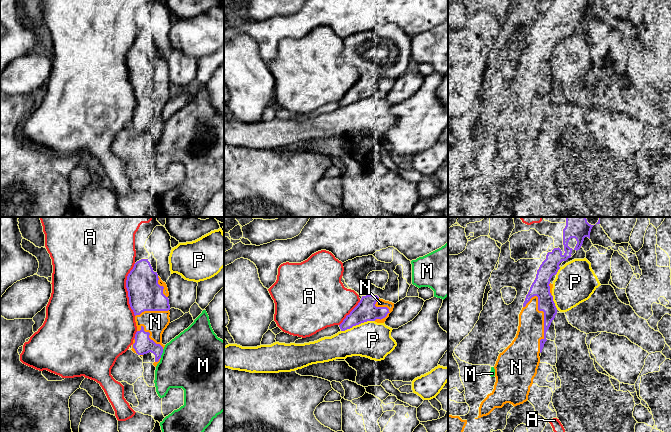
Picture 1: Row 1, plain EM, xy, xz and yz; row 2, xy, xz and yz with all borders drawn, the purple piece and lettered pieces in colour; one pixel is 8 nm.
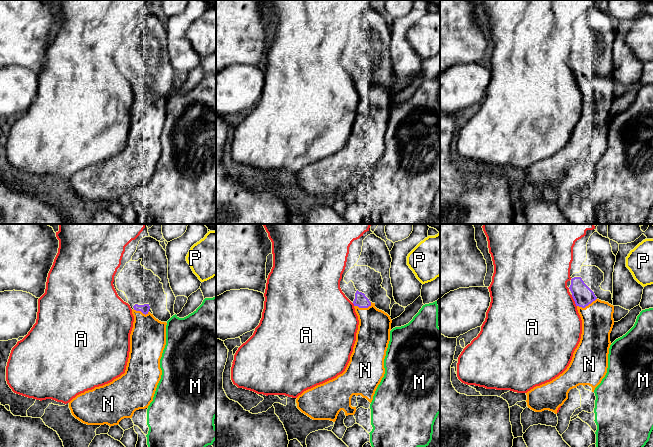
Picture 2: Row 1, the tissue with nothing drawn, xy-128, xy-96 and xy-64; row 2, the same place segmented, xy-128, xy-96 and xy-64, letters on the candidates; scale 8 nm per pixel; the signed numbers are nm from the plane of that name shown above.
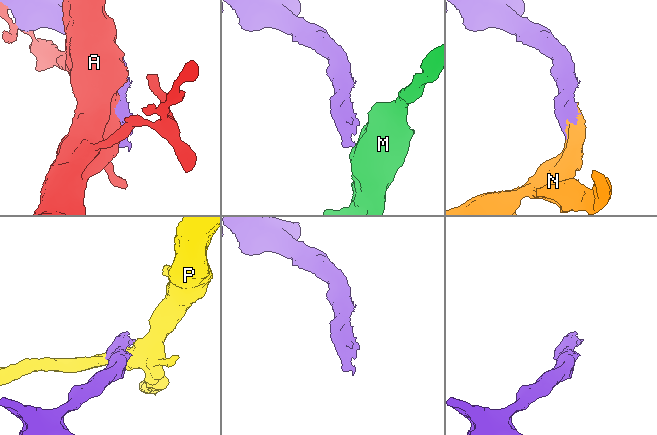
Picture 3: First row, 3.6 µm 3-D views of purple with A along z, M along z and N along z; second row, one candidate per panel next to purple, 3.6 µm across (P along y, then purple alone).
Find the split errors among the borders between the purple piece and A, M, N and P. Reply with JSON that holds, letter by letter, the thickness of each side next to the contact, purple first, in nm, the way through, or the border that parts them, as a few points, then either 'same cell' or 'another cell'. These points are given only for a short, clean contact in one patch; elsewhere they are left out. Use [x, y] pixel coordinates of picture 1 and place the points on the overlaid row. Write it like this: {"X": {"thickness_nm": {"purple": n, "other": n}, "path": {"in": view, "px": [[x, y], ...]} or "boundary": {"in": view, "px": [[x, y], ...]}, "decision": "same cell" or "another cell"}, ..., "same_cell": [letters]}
{"A": {"thickness_nm": {"purple": 280, "other": 500}, "decision": "another cell"}, "M": {"thickness_nm": {"purple": 150, "other": 460}, "decision": "another cell"}, "N": {"thickness_nm": {"purple": 130, "other": 220}, "decision": "same cell"}, "P": {"thickness_nm": {"purple": 160, "other": 300}, "decision": "another cell"}, "same_cell": ["N"]}

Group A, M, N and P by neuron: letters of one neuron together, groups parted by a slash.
A / M / N / P

